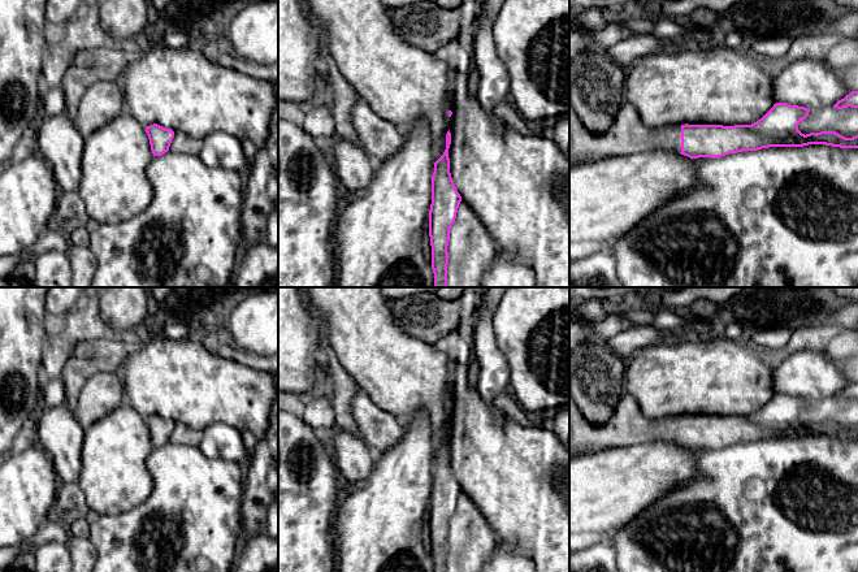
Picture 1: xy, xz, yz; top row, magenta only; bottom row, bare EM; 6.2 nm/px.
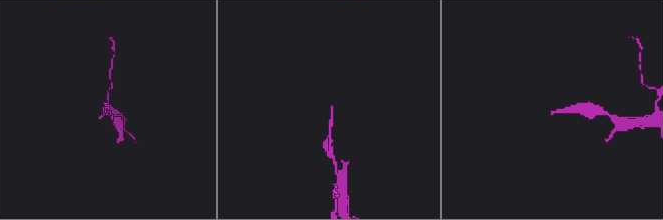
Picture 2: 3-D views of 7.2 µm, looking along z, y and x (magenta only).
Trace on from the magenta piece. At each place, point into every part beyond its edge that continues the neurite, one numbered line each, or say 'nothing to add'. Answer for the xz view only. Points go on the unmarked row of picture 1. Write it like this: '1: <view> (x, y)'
nothing to add

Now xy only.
nothing to add

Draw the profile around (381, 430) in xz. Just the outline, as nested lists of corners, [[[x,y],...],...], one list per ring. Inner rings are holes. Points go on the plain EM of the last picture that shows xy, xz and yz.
[[[363,390],[354,396],[352,415],[361,438],[376,455],[391,448],[404,436],[404,424],[381,410]]]

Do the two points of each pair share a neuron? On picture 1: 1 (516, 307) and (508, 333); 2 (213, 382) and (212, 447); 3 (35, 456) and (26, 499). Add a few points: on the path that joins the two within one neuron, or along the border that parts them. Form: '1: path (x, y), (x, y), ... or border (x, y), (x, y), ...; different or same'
1: path (516, 313), (515, 326); same
2: border (202, 430), (216, 423), (228, 423), (241, 432); different
3: path (29, 467), (26, 489); same

